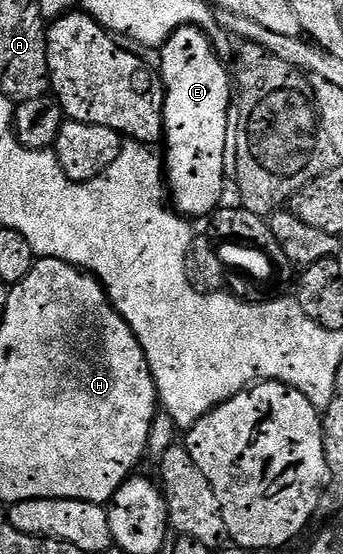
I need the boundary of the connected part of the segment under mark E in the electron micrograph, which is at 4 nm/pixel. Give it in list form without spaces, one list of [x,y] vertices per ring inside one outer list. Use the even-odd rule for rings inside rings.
[[[194,25],[180,27],[160,47],[162,87],[166,90],[166,106],[162,112],[164,122],[164,173],[168,178],[168,193],[172,205],[181,216],[209,218],[223,204],[222,192],[228,177],[228,138],[232,133],[232,73],[224,66],[223,58],[214,50],[206,34]]]

